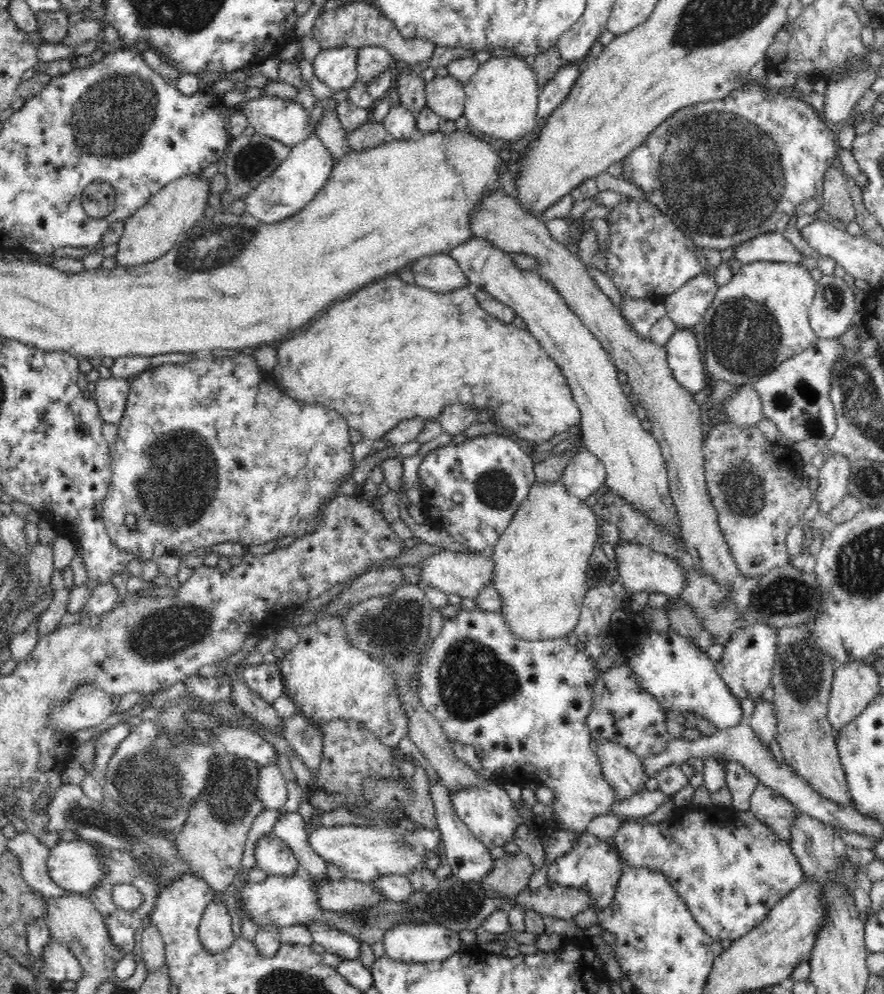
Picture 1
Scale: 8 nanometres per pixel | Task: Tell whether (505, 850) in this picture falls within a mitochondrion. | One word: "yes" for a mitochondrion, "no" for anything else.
no

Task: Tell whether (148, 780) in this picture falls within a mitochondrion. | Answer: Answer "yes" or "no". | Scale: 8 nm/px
yes

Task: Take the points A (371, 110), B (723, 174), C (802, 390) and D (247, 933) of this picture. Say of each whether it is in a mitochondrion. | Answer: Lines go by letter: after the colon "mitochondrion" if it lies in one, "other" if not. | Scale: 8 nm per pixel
A: other
B: mitochondrion
C: mitochondrion
D: other

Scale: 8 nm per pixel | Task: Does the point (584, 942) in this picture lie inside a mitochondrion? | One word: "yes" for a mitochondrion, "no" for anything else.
no

